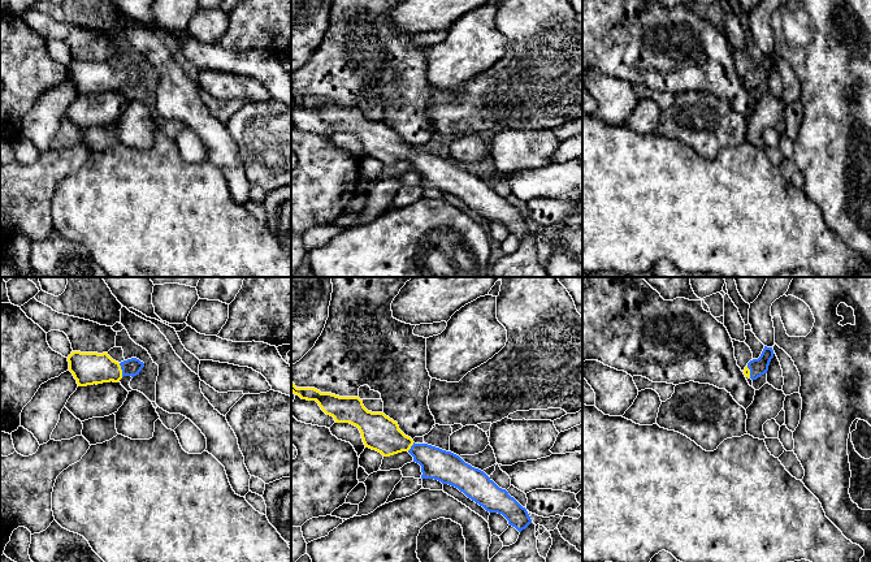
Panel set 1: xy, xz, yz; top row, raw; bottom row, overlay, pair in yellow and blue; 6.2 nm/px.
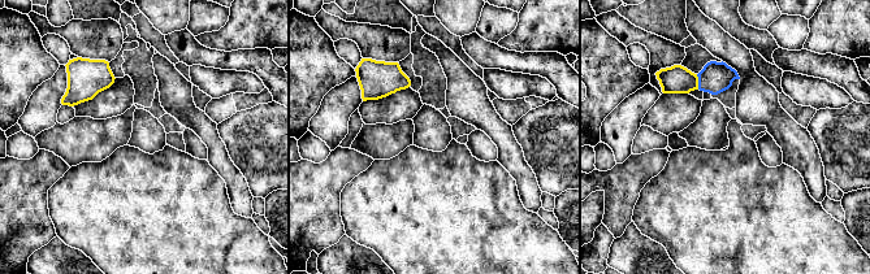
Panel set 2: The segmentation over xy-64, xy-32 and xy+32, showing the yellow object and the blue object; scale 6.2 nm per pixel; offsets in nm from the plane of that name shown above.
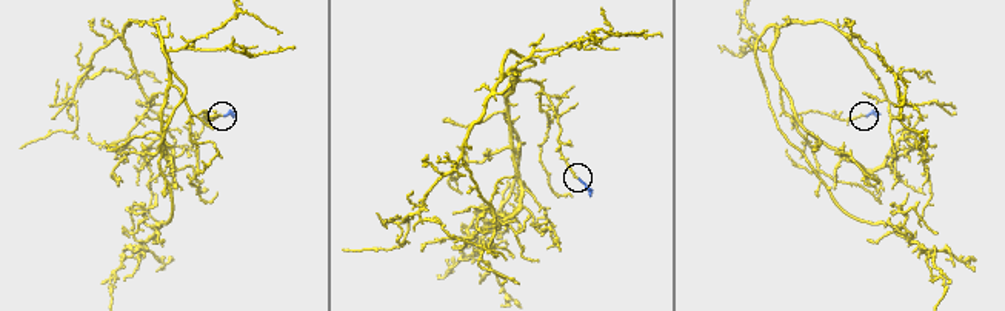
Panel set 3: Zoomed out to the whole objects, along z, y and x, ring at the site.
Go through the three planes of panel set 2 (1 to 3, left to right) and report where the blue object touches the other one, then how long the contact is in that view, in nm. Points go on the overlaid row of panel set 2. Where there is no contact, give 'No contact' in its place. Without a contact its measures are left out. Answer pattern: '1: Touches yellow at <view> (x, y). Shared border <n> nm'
1: No contact
2: No contact
3: Touches yellow at xy+32 (697, 82). Shared border 100 nm

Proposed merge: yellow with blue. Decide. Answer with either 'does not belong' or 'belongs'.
belongs

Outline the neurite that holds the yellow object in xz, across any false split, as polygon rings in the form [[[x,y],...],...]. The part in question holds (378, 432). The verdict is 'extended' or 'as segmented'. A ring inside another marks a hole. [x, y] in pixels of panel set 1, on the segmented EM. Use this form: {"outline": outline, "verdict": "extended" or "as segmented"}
{"outline": [[[292,381],[291,392],[302,399],[316,401],[326,415],[334,418],[335,423],[350,423],[358,427],[365,448],[384,457],[408,451],[413,462],[421,466],[421,479],[434,479],[458,488],[486,511],[502,514],[519,532],[532,523],[526,509],[484,471],[472,467],[451,451],[428,444],[415,444],[399,429],[396,422],[384,412],[368,411],[359,397],[339,397],[321,393],[315,388],[296,388]]], "verdict": "extended"}

